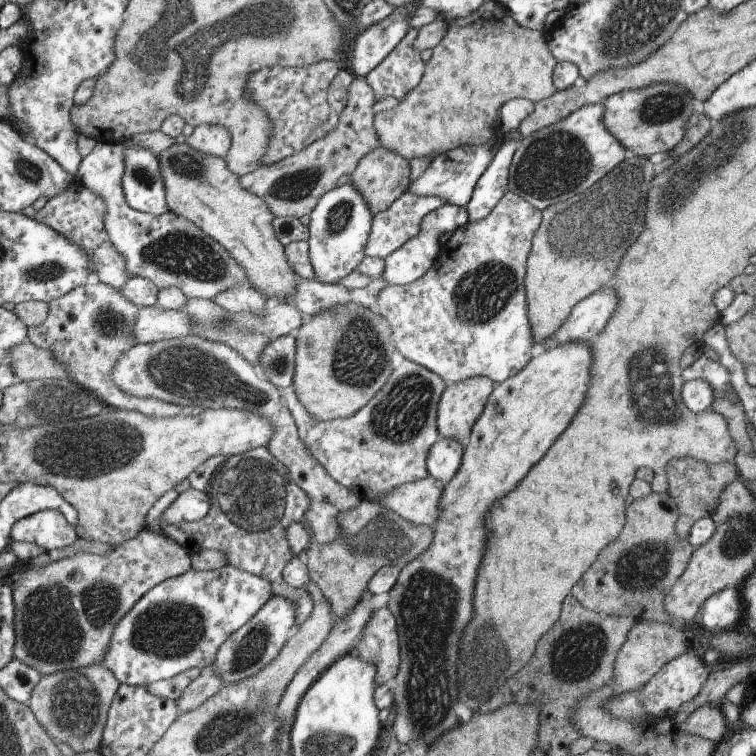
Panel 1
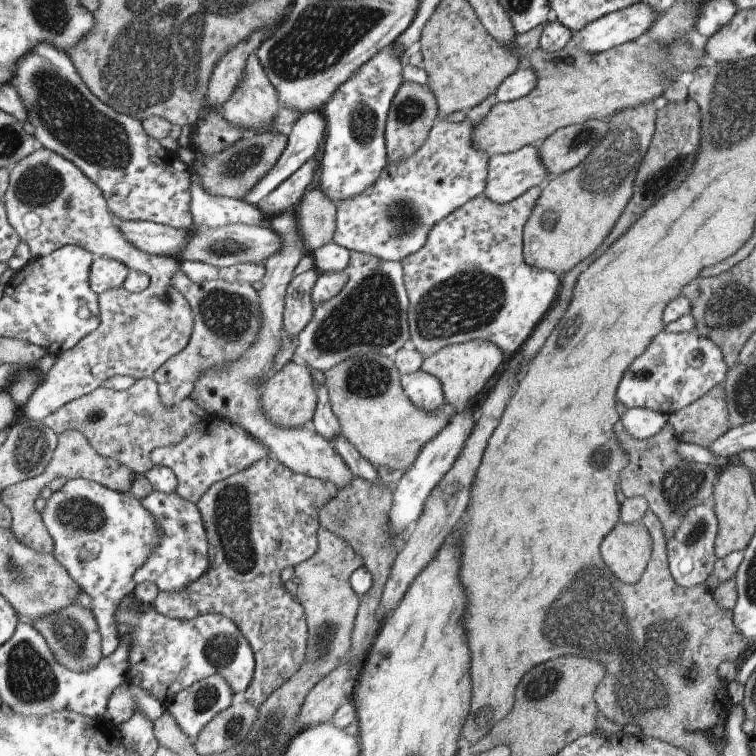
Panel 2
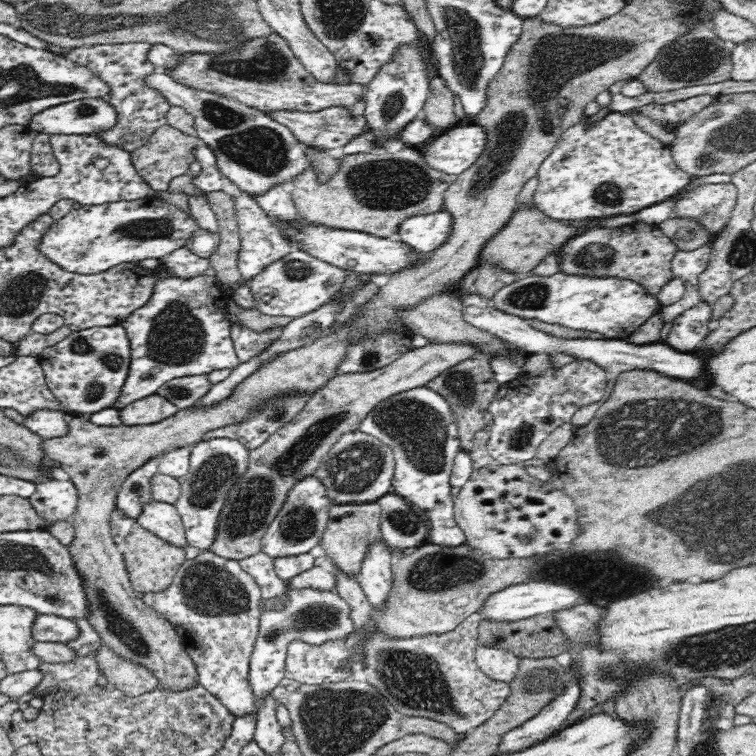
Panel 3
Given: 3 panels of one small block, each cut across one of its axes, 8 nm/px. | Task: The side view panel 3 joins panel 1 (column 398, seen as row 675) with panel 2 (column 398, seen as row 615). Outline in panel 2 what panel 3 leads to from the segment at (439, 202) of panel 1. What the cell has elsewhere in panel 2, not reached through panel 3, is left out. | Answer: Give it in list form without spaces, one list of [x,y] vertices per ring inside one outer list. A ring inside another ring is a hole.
[[[490,94],[459,123],[437,120],[416,154],[398,164],[386,162],[372,188],[337,203],[333,242],[388,261],[401,261],[418,252],[436,222],[486,190],[489,157],[472,146],[472,130],[488,116],[495,102],[495,94]]]

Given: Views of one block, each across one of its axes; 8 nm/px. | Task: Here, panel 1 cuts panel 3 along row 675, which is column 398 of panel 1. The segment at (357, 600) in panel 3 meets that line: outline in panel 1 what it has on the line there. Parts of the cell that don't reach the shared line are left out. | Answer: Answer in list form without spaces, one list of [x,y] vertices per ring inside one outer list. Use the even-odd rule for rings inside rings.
[[[405,358],[364,408],[350,418],[331,421],[310,416],[296,393],[279,394],[308,452],[361,502],[378,500],[402,484],[429,476],[428,452],[440,438],[438,403],[447,385],[435,372]]]

